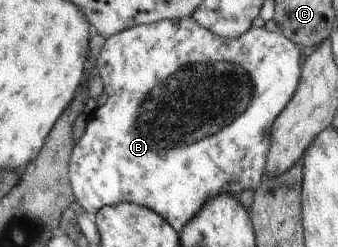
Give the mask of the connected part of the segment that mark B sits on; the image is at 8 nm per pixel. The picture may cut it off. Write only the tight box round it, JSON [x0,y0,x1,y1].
[69,16,299,231]

